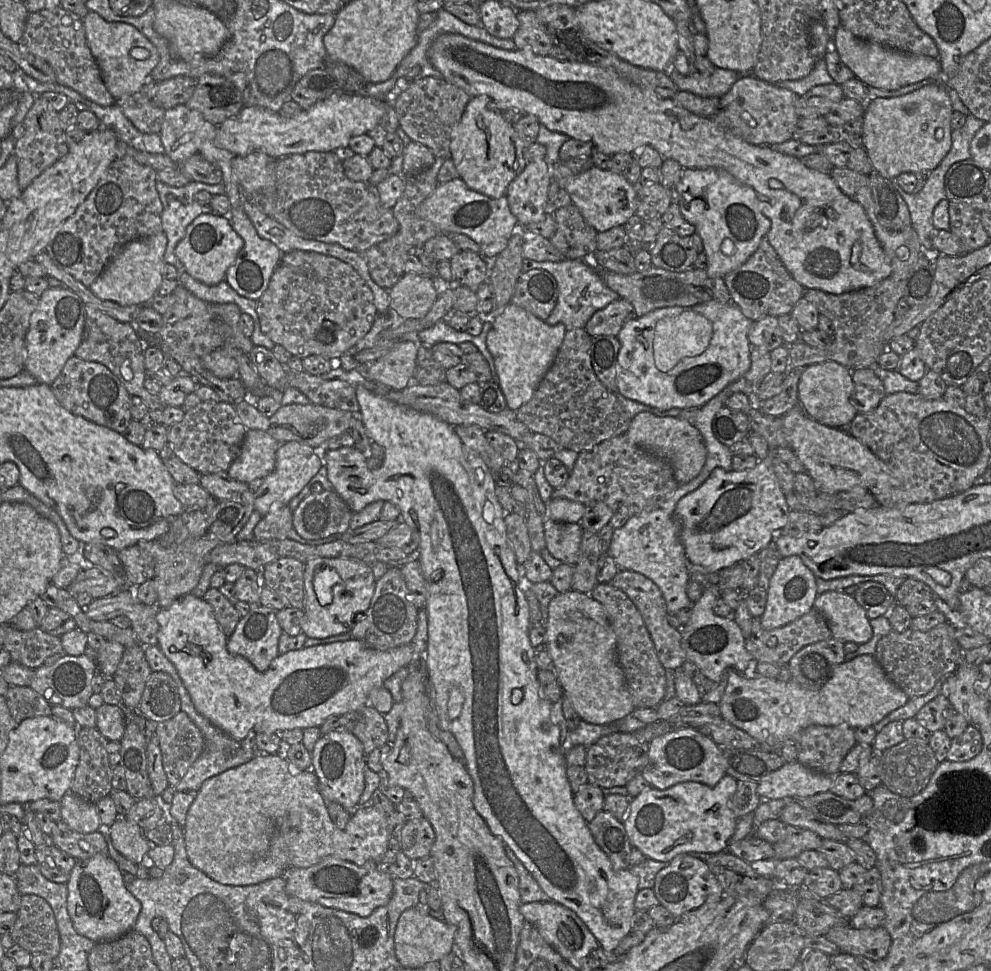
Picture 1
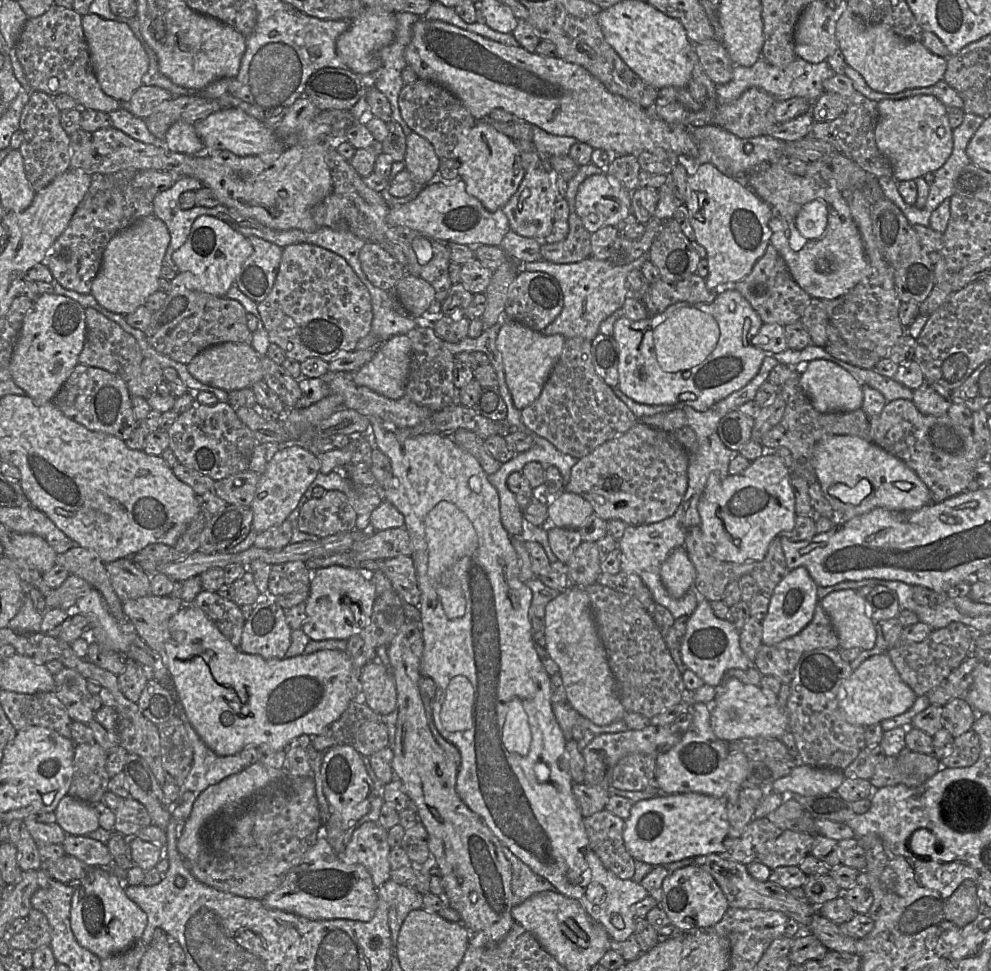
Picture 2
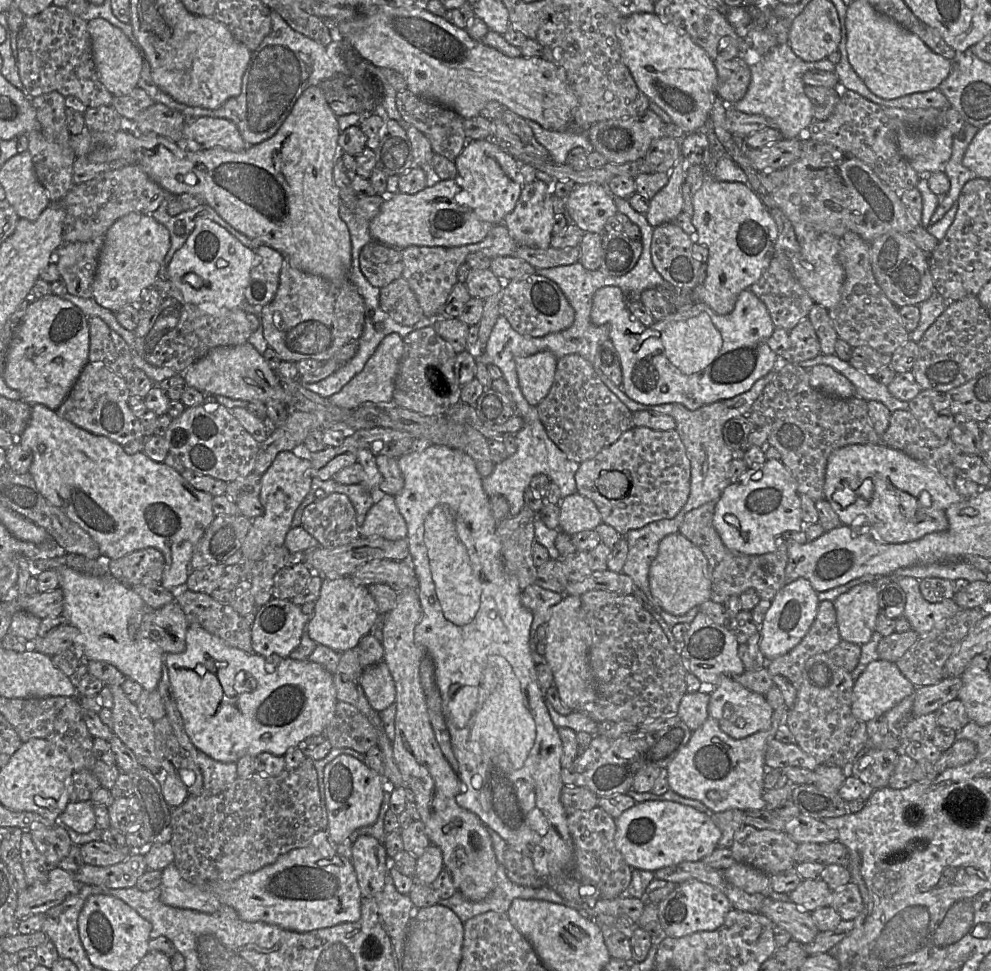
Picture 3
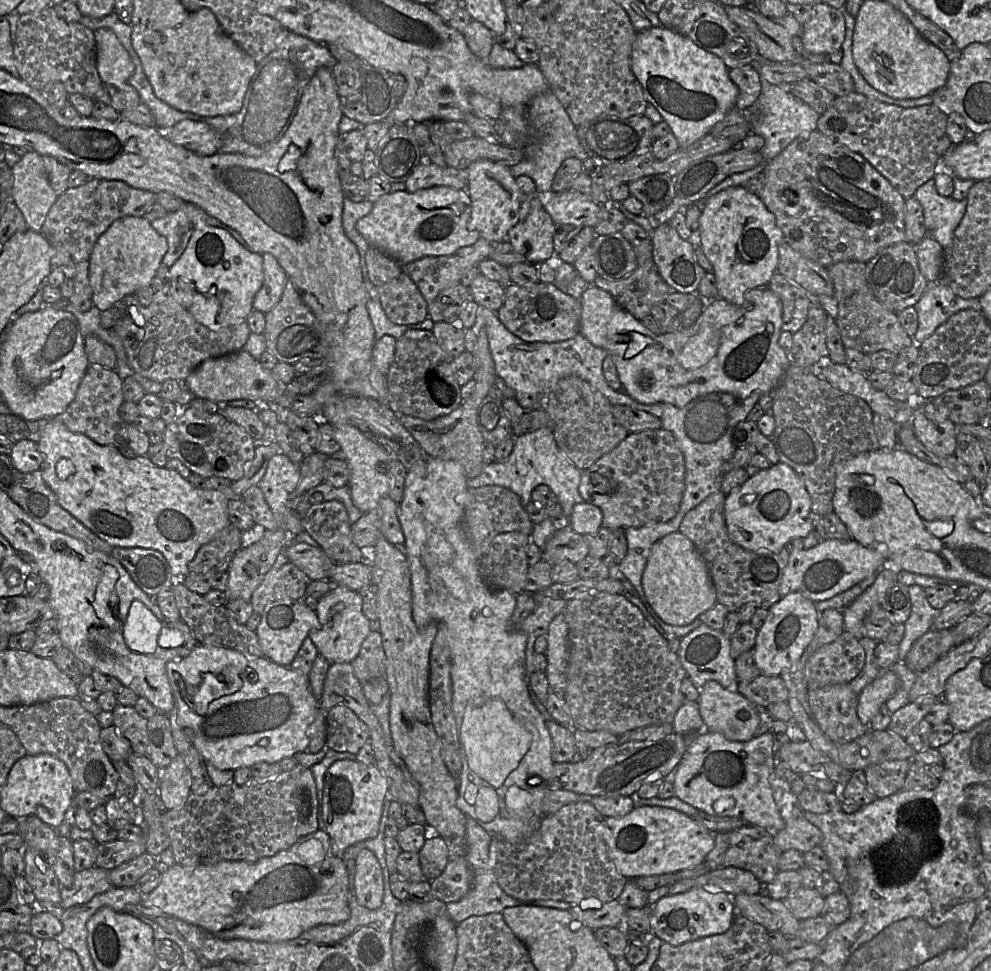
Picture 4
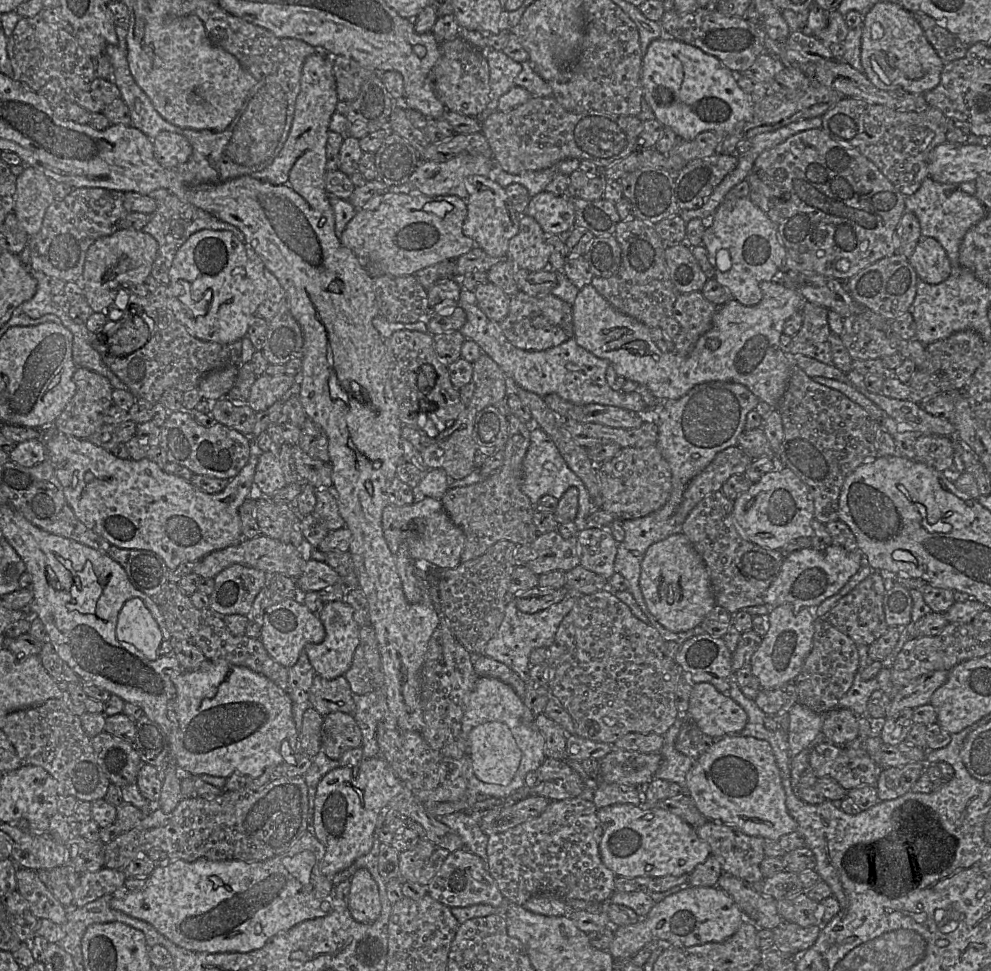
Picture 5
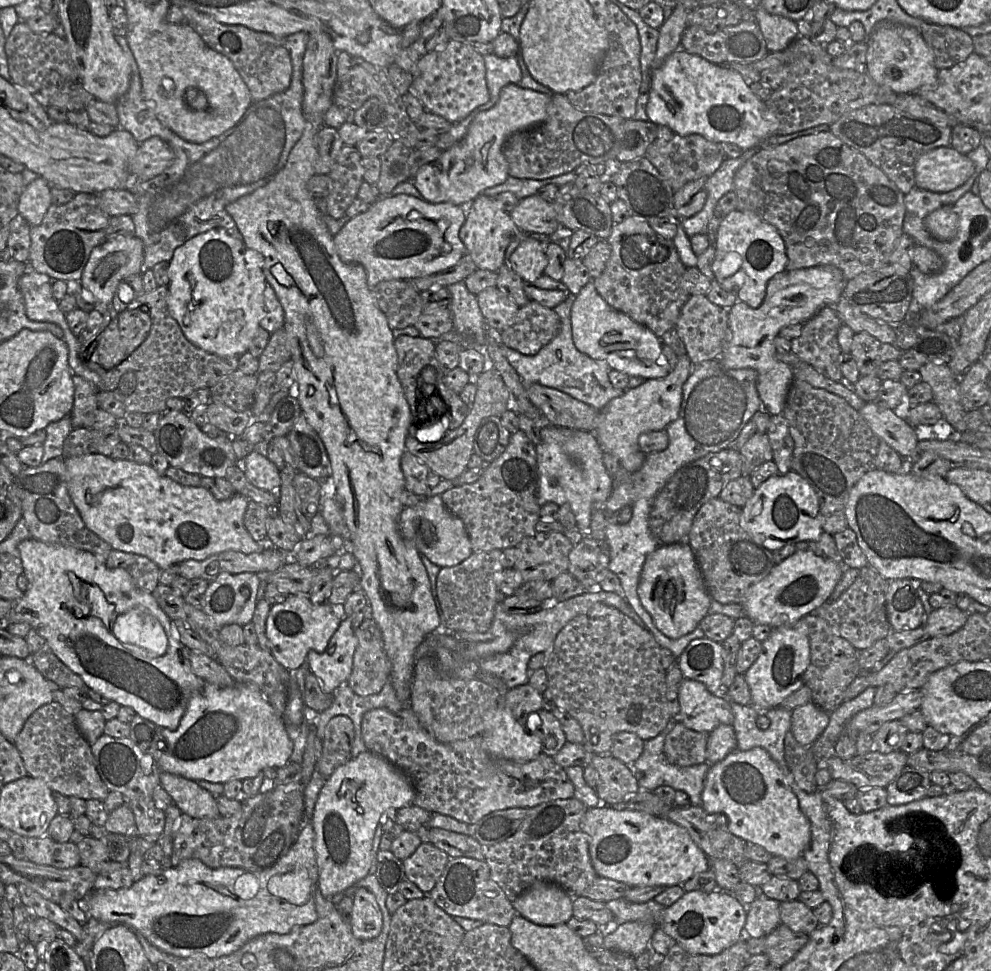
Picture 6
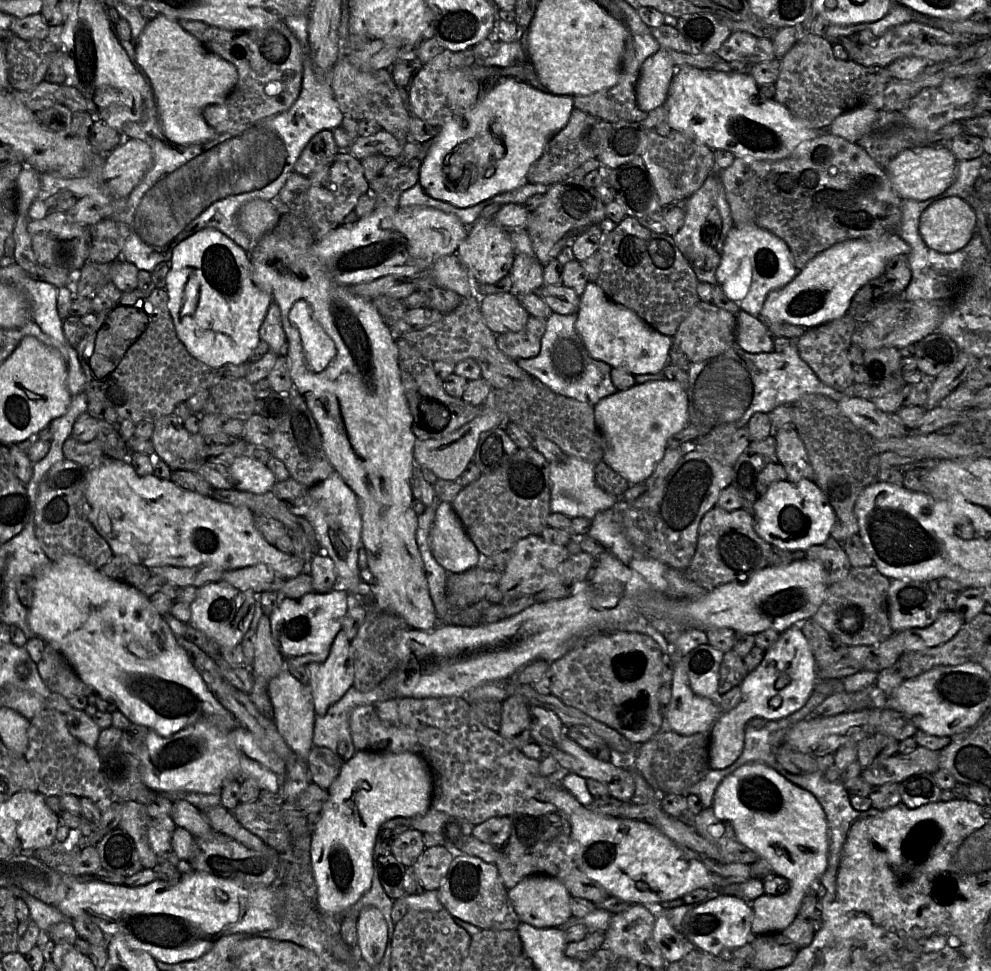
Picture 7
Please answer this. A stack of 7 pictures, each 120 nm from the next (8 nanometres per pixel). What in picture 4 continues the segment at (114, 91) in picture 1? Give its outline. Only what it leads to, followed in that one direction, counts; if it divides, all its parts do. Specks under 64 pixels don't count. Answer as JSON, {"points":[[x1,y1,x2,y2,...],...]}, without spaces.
{"points":[[99,28,95,31,96,65,103,84,127,83,135,65,113,30]]}

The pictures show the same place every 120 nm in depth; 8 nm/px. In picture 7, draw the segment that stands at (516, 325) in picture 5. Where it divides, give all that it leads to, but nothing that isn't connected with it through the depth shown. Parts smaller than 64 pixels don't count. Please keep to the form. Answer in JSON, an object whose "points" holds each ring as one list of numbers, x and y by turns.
{"points":[[530,316,521,331,496,335,496,344,513,361,534,358,540,352,545,328,546,319]]}

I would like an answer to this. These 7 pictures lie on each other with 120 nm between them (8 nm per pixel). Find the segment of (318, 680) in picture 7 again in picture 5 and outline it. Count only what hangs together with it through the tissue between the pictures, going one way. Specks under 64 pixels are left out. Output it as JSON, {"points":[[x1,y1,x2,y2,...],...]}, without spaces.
{"points":[[344,601,325,603,319,616,325,629,325,638,321,643,305,646,311,665,316,675,325,679,334,679,345,675,350,669,356,648,360,643,360,626,354,620,354,610]]}

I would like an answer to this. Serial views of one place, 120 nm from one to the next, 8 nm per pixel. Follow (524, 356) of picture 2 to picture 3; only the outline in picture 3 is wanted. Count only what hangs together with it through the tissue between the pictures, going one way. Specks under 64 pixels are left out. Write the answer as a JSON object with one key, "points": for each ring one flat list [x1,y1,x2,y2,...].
{"points":[[548,351,516,360,519,386,530,405,536,407,549,393,557,361,558,359]]}

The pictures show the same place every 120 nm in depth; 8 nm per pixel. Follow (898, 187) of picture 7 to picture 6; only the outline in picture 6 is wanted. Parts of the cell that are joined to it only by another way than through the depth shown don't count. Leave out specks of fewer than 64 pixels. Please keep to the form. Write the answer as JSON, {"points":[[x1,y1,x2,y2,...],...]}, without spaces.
{"points":[[951,146,939,147,920,155,915,162,915,187,932,192,948,192,958,188,974,173,968,155]]}

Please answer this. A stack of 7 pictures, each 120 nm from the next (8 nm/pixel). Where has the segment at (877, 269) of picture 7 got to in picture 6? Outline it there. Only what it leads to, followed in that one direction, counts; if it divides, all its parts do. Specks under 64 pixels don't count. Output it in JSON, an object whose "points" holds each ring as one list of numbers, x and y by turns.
{"points":[[830,265,785,270,768,281,766,296,759,307,752,308,737,301,728,309,728,341,719,361,726,369,751,368,757,371,757,391,763,407,771,416,783,413,794,382,793,367,775,356,775,338,782,328,790,324,804,324,821,308,835,305,843,295,845,284,841,270]]}

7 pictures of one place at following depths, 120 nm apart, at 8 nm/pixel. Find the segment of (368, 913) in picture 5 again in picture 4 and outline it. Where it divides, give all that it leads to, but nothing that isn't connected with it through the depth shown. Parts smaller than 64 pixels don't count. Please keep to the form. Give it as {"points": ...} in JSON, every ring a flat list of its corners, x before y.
{"points":[[362,849,355,859,355,875,352,892,357,902,374,910,381,906,383,899,383,872,374,855,368,849]]}

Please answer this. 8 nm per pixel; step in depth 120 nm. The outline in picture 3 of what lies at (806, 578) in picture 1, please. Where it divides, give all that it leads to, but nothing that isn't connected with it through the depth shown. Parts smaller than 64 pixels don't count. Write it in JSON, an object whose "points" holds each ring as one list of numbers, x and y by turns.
{"points":[[798,578,779,590,759,626,760,650,766,661,788,653,799,644,816,618,819,603,817,592,805,578]]}

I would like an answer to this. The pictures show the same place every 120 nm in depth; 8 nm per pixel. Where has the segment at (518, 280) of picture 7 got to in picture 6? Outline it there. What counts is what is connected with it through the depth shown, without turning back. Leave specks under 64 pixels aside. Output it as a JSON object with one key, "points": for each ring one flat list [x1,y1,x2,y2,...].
{"points":[[526,234,511,253,508,264,523,281,533,282,544,274,548,263,545,244,539,237]]}

